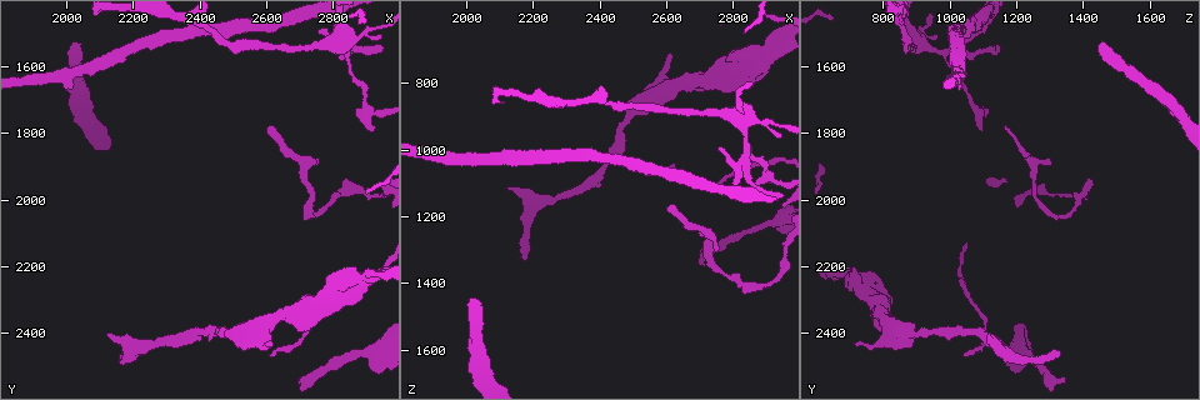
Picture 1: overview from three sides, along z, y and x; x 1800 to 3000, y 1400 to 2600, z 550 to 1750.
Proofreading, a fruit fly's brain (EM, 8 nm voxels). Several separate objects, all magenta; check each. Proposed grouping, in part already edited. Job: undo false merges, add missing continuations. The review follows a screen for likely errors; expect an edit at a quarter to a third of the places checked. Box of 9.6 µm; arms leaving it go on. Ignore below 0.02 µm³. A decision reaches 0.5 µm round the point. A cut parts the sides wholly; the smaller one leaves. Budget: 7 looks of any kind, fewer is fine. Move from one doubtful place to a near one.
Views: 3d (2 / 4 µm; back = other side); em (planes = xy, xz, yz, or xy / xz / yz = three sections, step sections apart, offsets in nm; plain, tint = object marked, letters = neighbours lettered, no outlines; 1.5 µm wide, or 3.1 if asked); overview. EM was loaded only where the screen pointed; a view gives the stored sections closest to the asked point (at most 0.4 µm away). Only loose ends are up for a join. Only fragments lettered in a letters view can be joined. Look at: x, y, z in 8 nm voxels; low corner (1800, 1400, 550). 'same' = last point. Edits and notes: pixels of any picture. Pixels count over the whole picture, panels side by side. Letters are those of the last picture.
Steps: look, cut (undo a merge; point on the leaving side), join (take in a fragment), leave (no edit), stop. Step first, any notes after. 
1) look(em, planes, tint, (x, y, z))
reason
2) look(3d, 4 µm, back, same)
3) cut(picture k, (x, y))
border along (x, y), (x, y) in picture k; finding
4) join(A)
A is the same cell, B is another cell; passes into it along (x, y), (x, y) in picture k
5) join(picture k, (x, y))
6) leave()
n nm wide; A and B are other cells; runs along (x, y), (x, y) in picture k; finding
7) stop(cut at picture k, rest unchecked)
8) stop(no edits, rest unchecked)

look(em, xy, step 4, tint, (2760, 1500, 990))
an open end

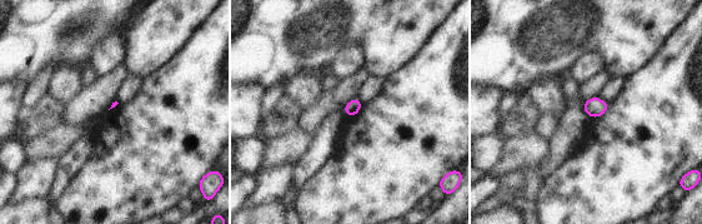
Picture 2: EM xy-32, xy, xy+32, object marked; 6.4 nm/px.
look(em, yz, step 4, letters, same)

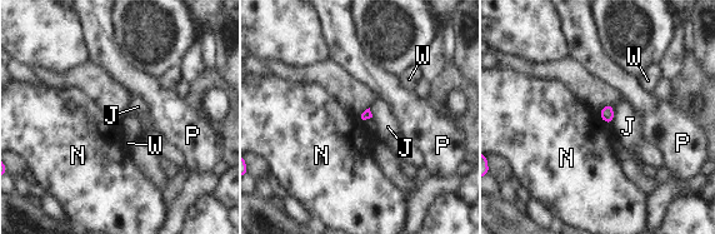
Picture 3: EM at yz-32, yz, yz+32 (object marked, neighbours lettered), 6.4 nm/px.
leave()
J, N, P and W are other cells; border along (599, 114), (604, 122), (610, 124) in picture 3; none of them fits

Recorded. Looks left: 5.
look(em, planes, tint, (2920, 1740, 1090))
abrupt turn

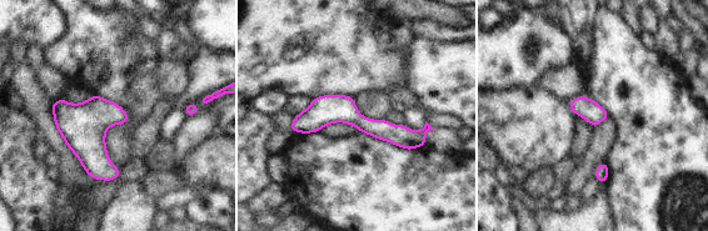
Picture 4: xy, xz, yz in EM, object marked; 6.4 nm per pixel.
look(em, planes, letters, same)

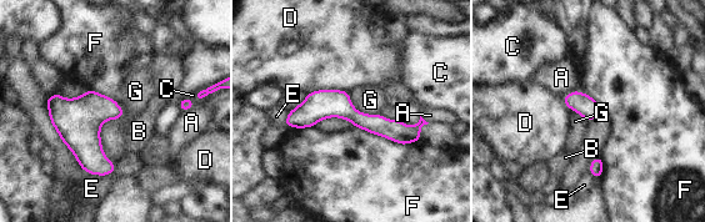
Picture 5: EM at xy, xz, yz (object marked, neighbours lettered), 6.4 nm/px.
leave()
A, B, C, D, E, F and G are other cells; continuous, no second neuron

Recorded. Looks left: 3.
look(em, planes, letters, (2610, 1790, 1160))
thin end

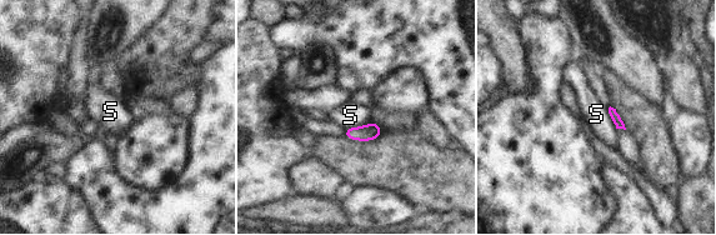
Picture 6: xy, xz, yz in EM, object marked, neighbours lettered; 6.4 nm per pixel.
leave()
S touches over 190 nm; S is another cell; border along (371, 120), (345, 130) in picture 6; none of them fits

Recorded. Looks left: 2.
stop(no edits, rest unchecked)

